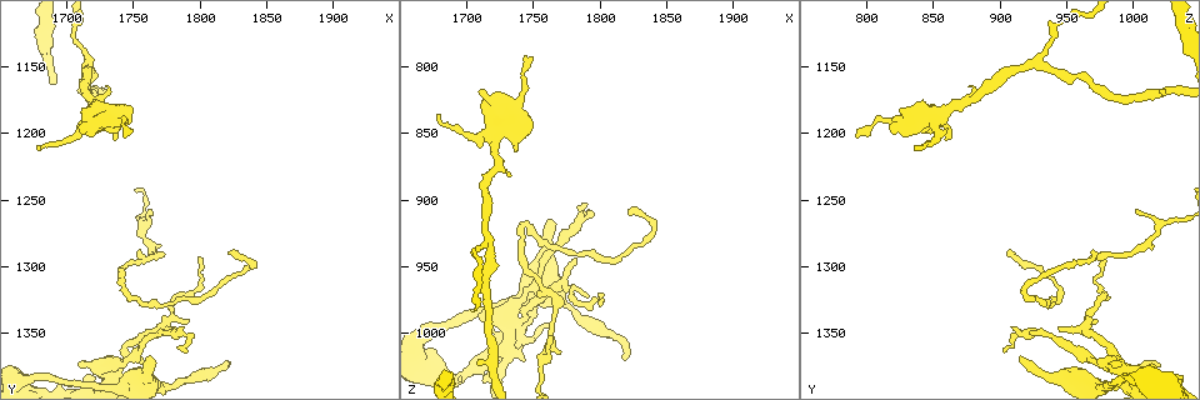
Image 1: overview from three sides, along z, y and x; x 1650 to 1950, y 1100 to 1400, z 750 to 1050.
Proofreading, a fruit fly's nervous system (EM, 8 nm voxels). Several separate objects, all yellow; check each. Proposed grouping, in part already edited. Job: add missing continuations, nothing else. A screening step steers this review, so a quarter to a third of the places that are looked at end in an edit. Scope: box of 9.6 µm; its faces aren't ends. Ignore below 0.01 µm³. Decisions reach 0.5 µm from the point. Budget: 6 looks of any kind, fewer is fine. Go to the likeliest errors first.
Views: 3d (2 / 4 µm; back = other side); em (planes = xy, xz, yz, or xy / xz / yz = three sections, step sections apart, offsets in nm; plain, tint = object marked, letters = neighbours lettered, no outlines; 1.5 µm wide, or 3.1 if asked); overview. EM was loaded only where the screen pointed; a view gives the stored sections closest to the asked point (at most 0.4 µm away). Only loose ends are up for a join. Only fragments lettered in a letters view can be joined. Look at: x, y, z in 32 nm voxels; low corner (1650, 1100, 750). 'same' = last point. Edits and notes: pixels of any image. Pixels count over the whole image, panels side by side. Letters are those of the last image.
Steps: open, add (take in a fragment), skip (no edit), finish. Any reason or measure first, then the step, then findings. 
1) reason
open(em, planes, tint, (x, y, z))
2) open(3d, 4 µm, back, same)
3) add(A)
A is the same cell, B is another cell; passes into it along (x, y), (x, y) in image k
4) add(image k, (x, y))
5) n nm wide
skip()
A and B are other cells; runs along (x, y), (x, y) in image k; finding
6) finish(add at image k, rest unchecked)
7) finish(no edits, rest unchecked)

branch stops here
open(3d, 2 µm, (1820, 1376, 1022))

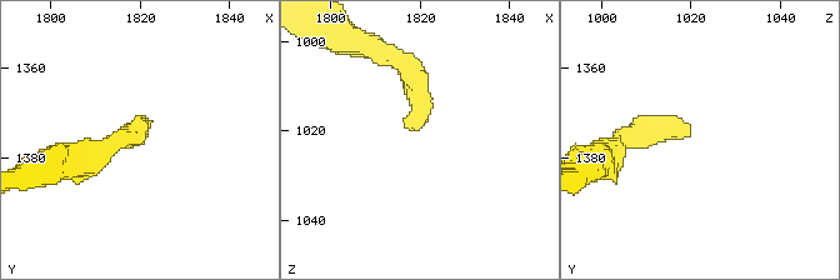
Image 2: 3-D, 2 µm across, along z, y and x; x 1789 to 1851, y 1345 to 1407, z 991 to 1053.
now the EM
open(em, xy, step 8, letters, (1820, 1375, 1020))

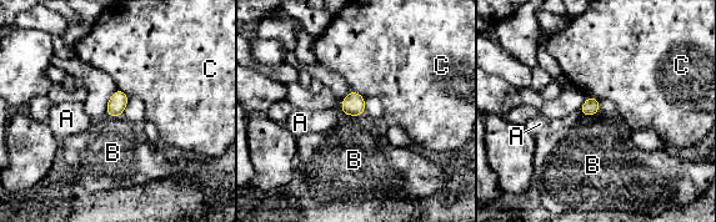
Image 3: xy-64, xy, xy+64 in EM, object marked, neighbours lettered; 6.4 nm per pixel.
open(em, planes, letters, same)

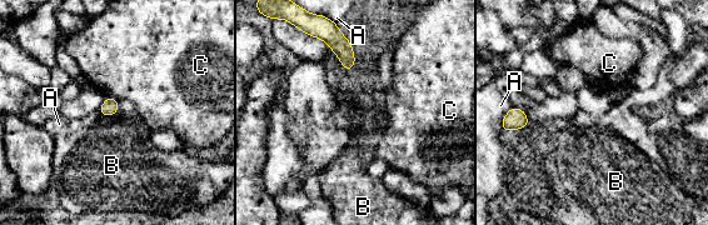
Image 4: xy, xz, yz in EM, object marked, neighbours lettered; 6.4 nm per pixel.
B touches over 200 nm
skip()
A, B and C are other cells; border along (330, 49), (347, 70), (353, 70) in image 4; no lettered fragment goes on from it

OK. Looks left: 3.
open(em, planes, letters, (1760, 1366, 916))

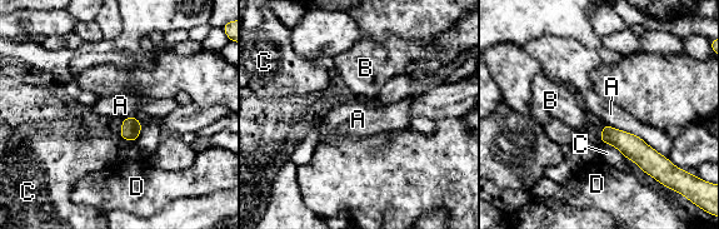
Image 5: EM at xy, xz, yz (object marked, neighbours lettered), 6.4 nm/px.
skip()
A, B, C and D are other cells; no lettered fragment goes on from it

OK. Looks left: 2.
open(em, xy, step 8, letters, (1732, 1162, 880))

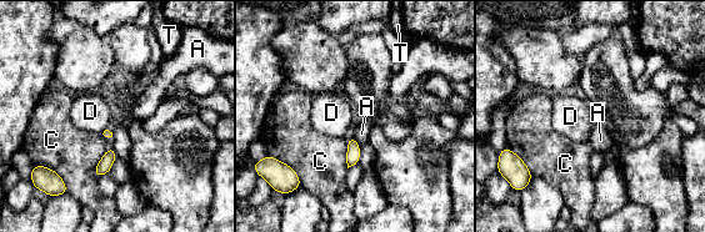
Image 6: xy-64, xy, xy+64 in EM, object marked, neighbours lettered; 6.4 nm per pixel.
another direction
open(em, planes, letters, same)

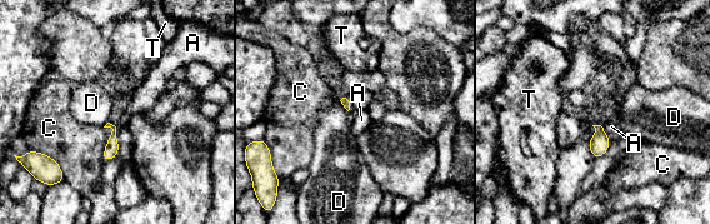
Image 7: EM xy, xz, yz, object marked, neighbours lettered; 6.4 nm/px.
skip()
A, C, D and T are other cells; border along (108, 123), (103, 127) in image 7; no lettered fragment goes on from it

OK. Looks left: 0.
finish(no edits, rest unchecked)

